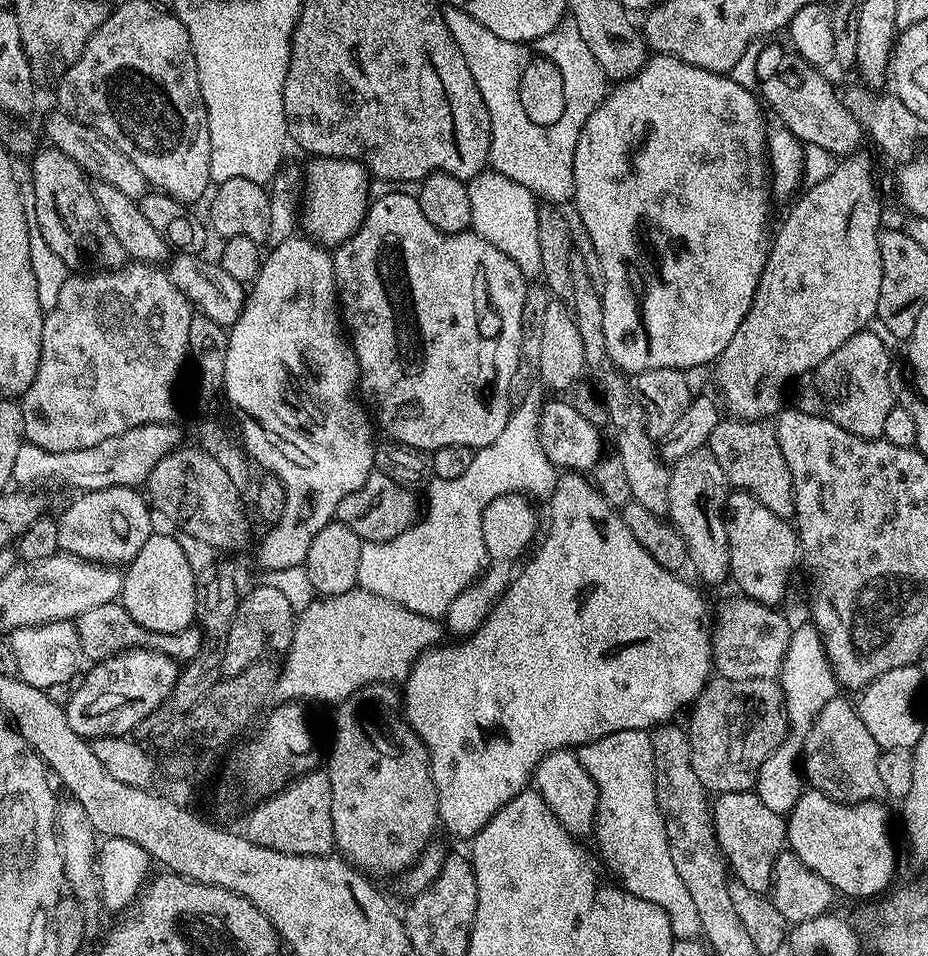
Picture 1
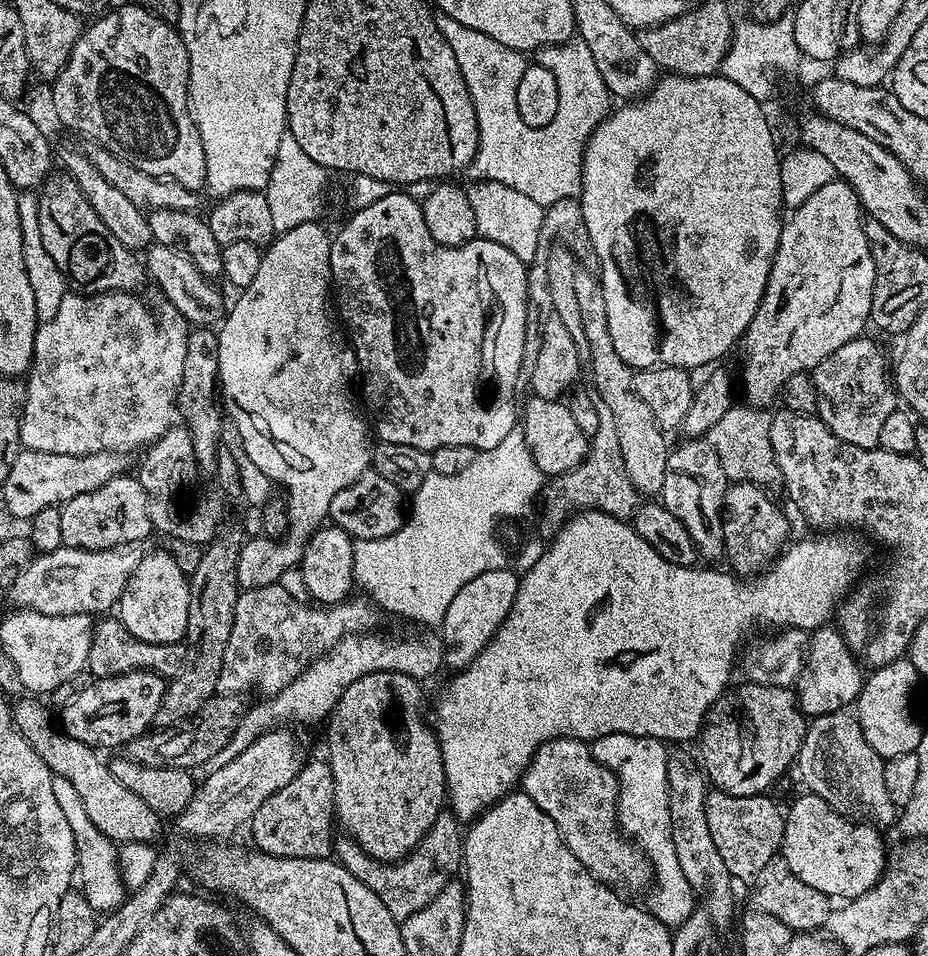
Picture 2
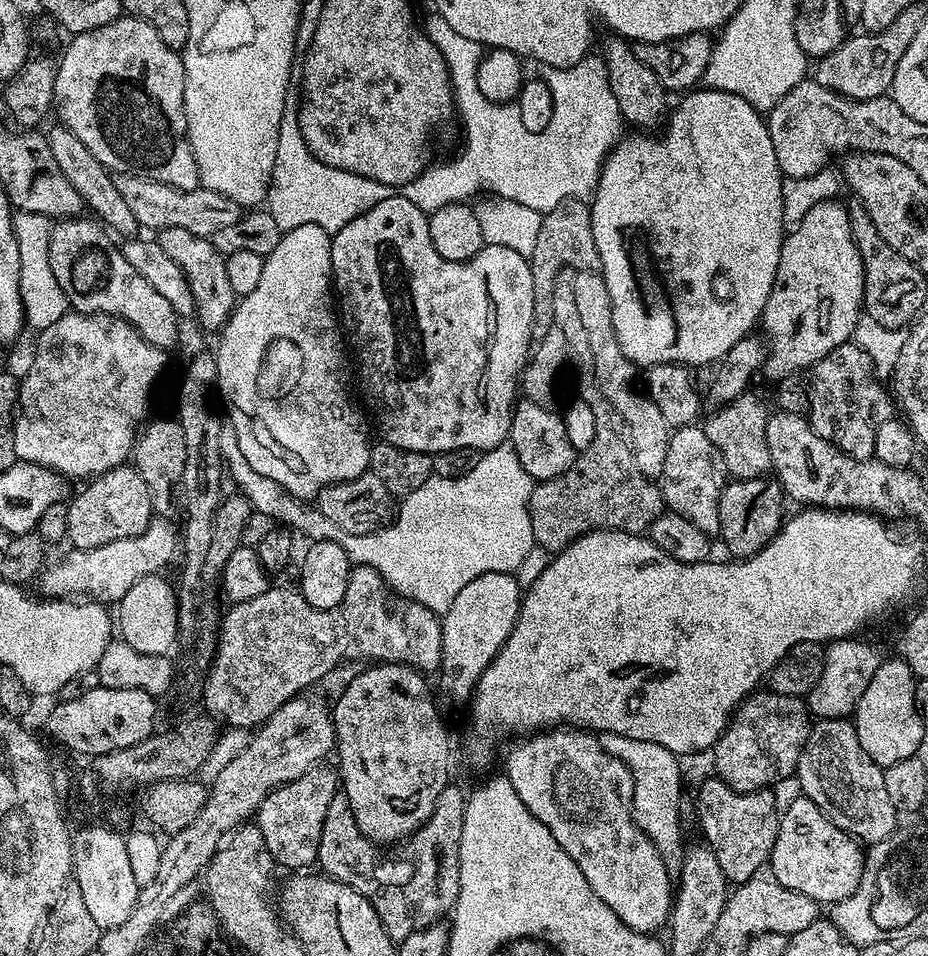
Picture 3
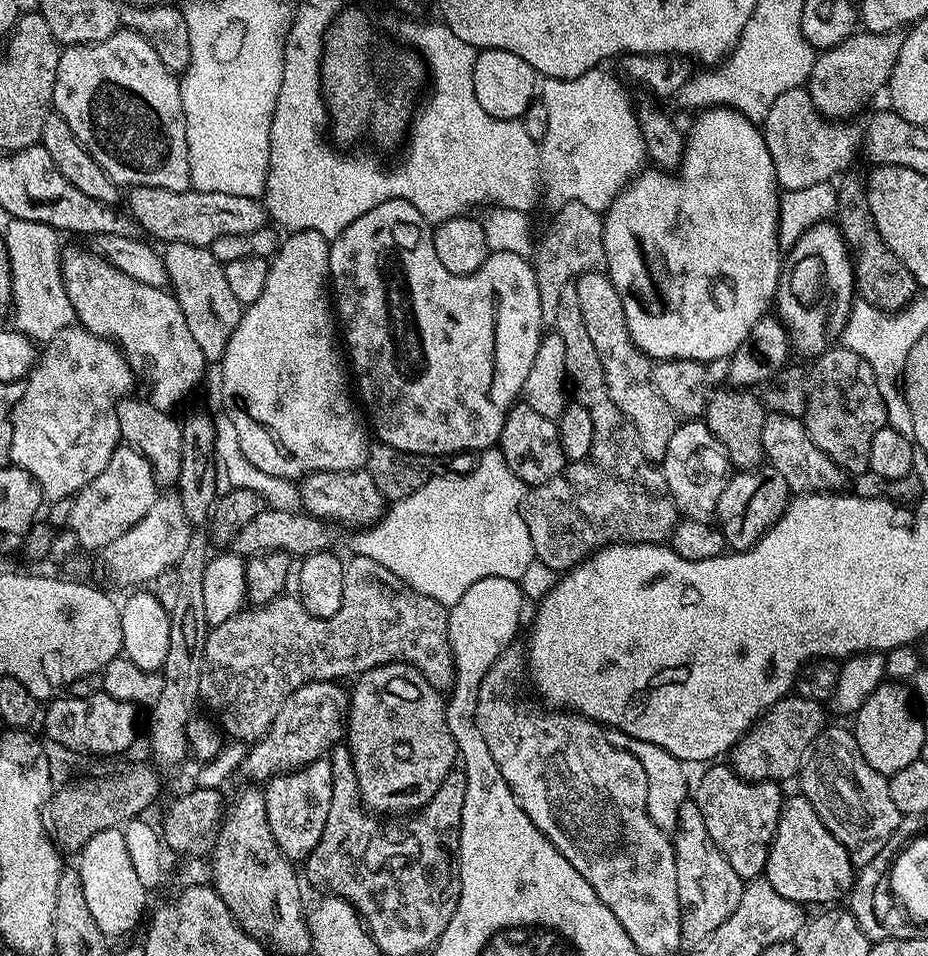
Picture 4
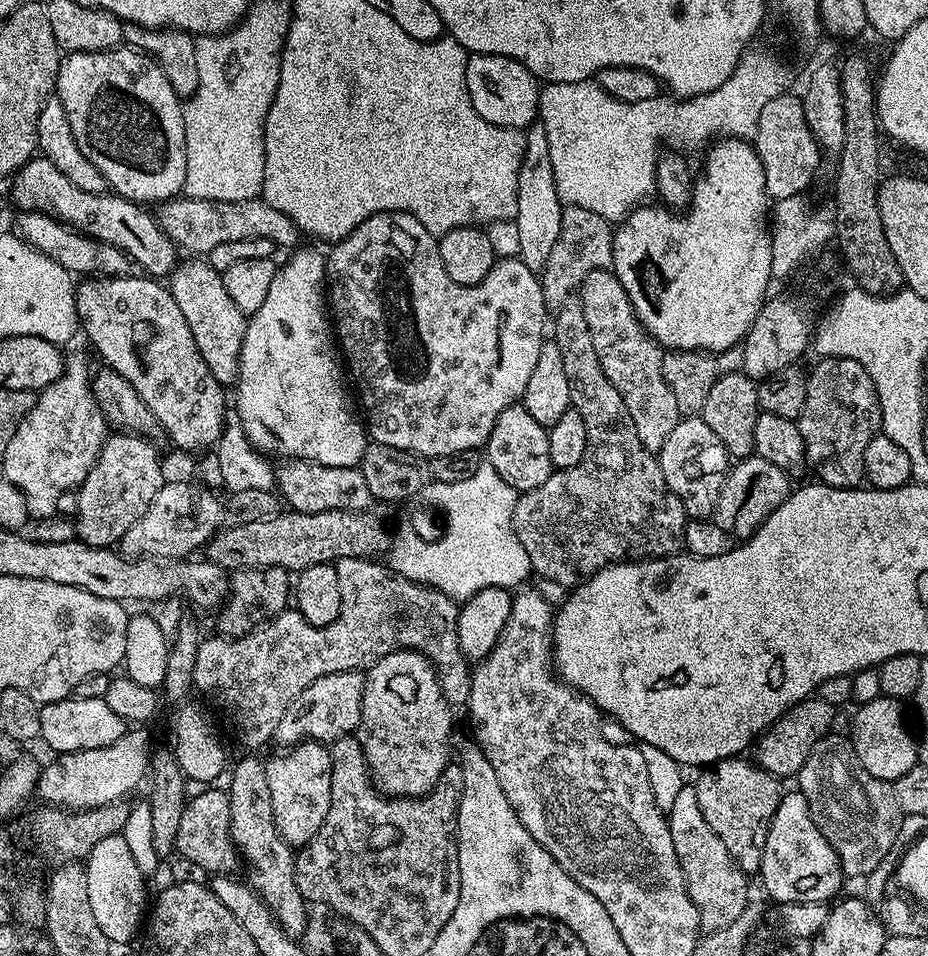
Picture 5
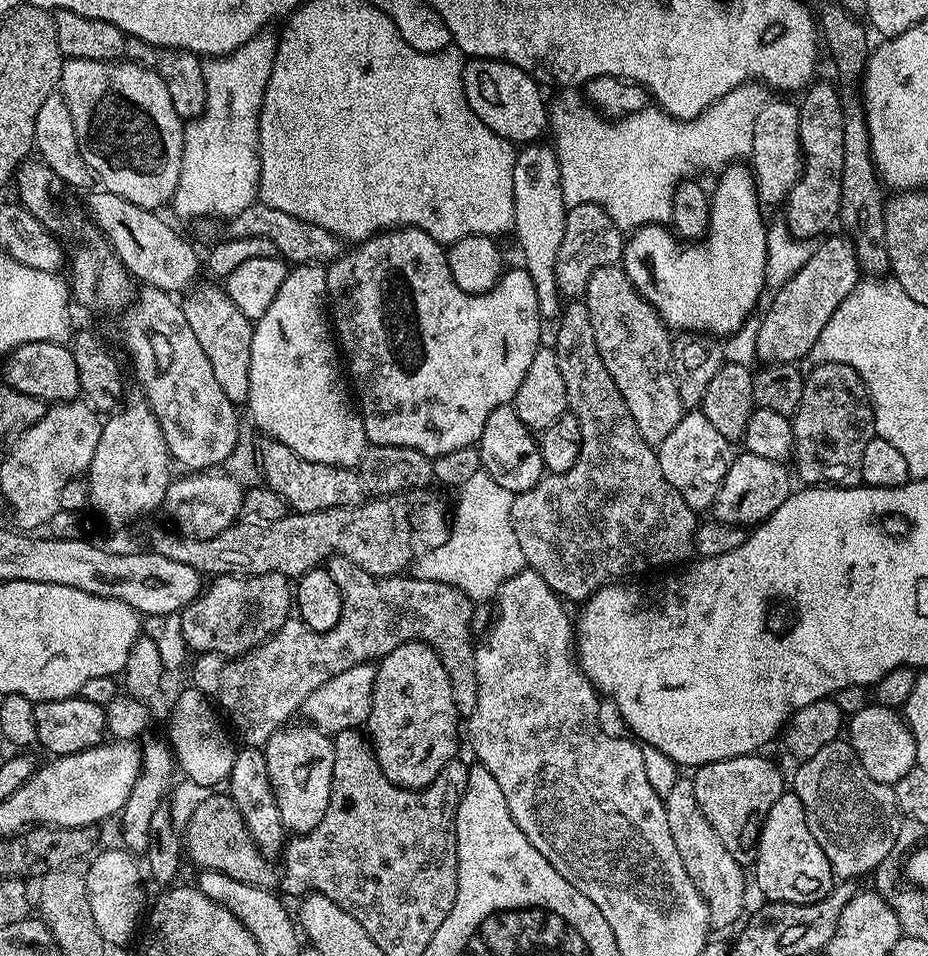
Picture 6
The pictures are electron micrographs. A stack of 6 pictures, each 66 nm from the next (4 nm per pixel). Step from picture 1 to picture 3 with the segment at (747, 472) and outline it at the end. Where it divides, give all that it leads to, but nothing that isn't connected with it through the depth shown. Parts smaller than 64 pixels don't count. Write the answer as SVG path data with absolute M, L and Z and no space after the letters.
M752 395L739 396L730 401L725 408L715 409L711 413L712 417L709 418L708 424L703 425L704 433L722 454L725 473L737 480L768 476L772 472L770 446L766 446L766 422L770 408Z

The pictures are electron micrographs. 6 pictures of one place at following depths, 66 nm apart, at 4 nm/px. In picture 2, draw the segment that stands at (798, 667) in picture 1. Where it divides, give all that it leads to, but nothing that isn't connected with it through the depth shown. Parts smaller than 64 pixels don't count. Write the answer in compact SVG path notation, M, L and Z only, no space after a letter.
M835 627L815 629L808 638L804 670L798 681L798 699L805 717L839 712L845 706L855 705L866 679L865 673L860 671L861 665Z

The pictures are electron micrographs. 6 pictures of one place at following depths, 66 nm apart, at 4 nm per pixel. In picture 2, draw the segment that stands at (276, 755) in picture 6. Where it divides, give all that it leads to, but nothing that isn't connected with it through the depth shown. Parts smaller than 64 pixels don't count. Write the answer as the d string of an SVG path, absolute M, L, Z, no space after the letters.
M309 759L301 768L300 773L282 790L278 790L252 815L250 829L252 828L252 840L259 851L271 856L285 856L286 858L310 858L311 860L322 860L331 857L334 852L334 835L332 836L332 824L334 828L334 774L332 765L323 759Z

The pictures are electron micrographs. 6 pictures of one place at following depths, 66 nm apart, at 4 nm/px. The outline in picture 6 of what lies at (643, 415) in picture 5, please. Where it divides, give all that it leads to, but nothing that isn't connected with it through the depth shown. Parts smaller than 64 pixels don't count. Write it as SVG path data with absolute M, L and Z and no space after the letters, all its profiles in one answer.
M620 264L596 268L590 274L582 299L590 310L598 354L602 354L610 378L614 378L614 386L618 386L618 394L622 394L634 426L638 426L638 434L642 434L646 443L659 446L686 415L672 377L673 333L642 294L638 294Z

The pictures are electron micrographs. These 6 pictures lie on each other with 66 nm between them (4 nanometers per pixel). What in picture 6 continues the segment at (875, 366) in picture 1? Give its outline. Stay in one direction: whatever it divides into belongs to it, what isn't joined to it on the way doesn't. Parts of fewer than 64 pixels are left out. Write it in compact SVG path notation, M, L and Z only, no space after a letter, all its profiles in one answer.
M817 364L804 378L802 402L791 417L792 454L791 463L796 463L795 475L804 479L808 486L856 486L861 483L862 454L866 451L866 442L876 436L872 404L868 401L868 392L858 373L850 366L841 364Z

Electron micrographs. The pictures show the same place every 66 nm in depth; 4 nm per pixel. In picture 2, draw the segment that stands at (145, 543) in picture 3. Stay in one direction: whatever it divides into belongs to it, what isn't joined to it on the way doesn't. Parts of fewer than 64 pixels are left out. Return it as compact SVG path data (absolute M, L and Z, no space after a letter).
M120 544L101 552L63 546L53 552L41 552L14 579L6 596L16 603L13 605L17 609L38 614L108 614L117 607L120 595L145 553L140 544Z

